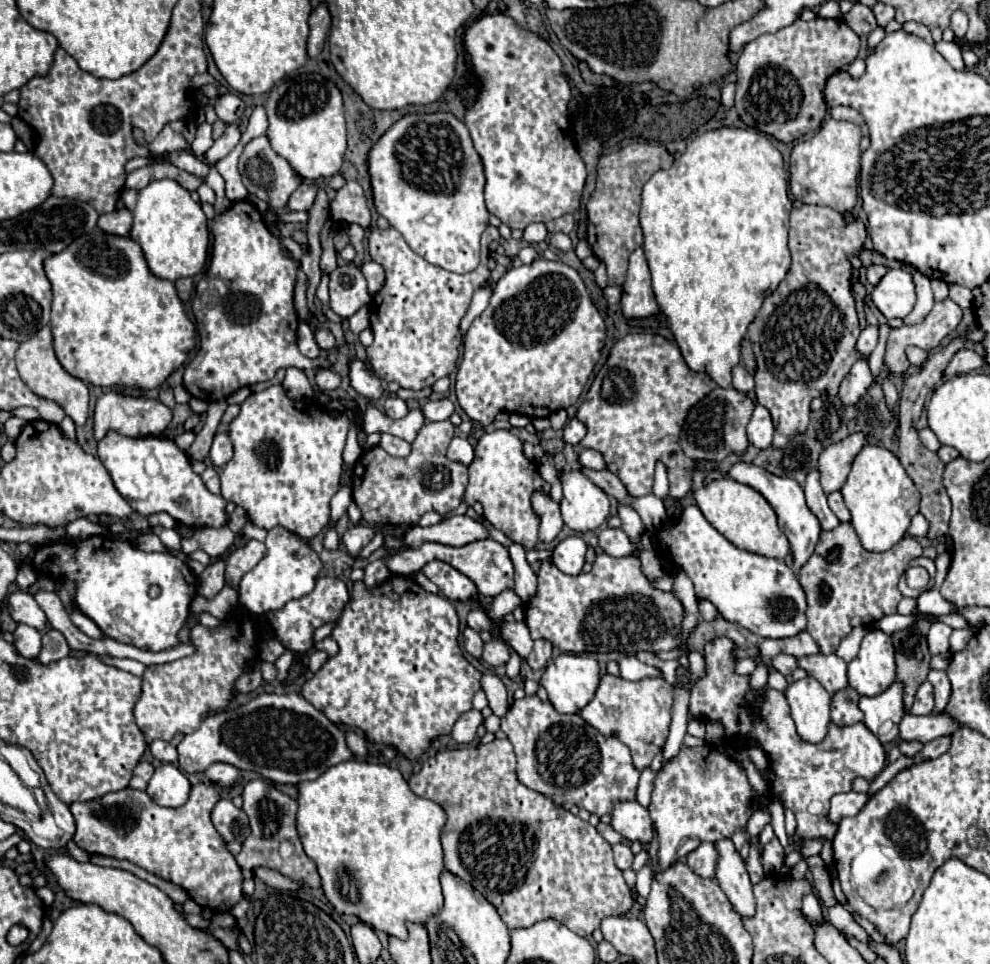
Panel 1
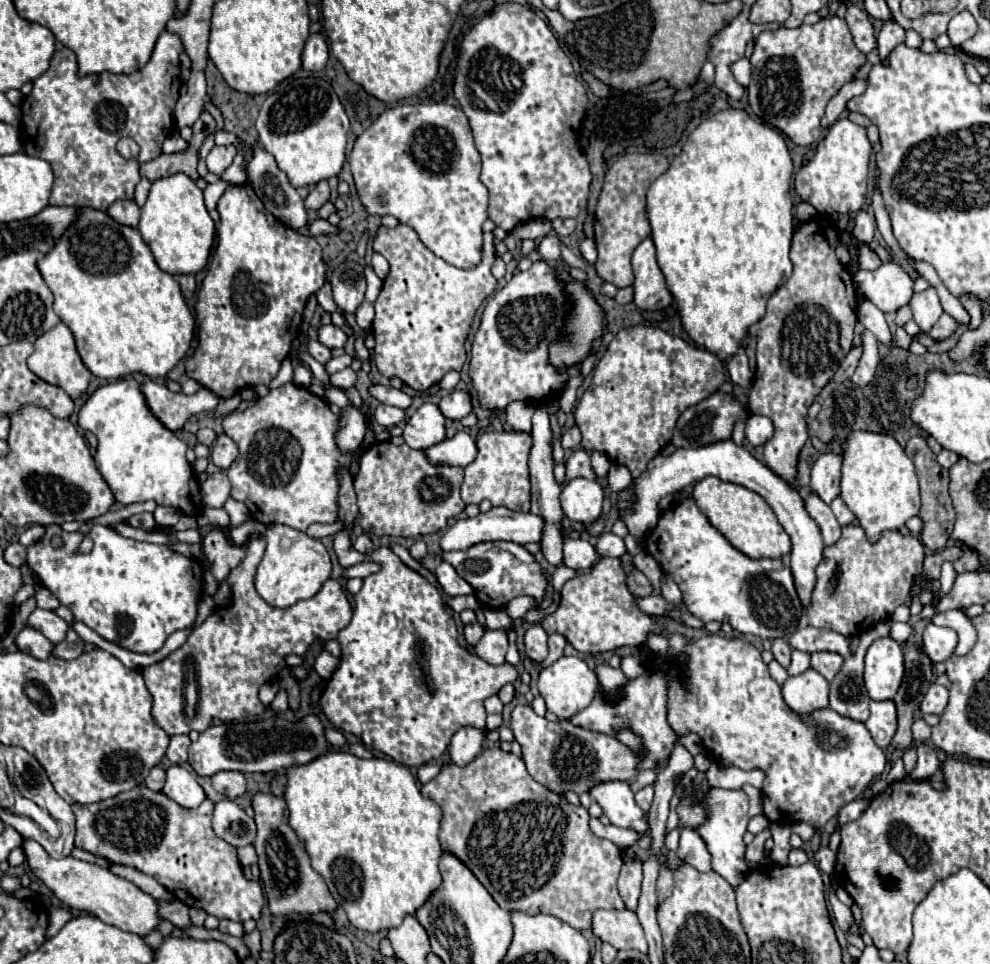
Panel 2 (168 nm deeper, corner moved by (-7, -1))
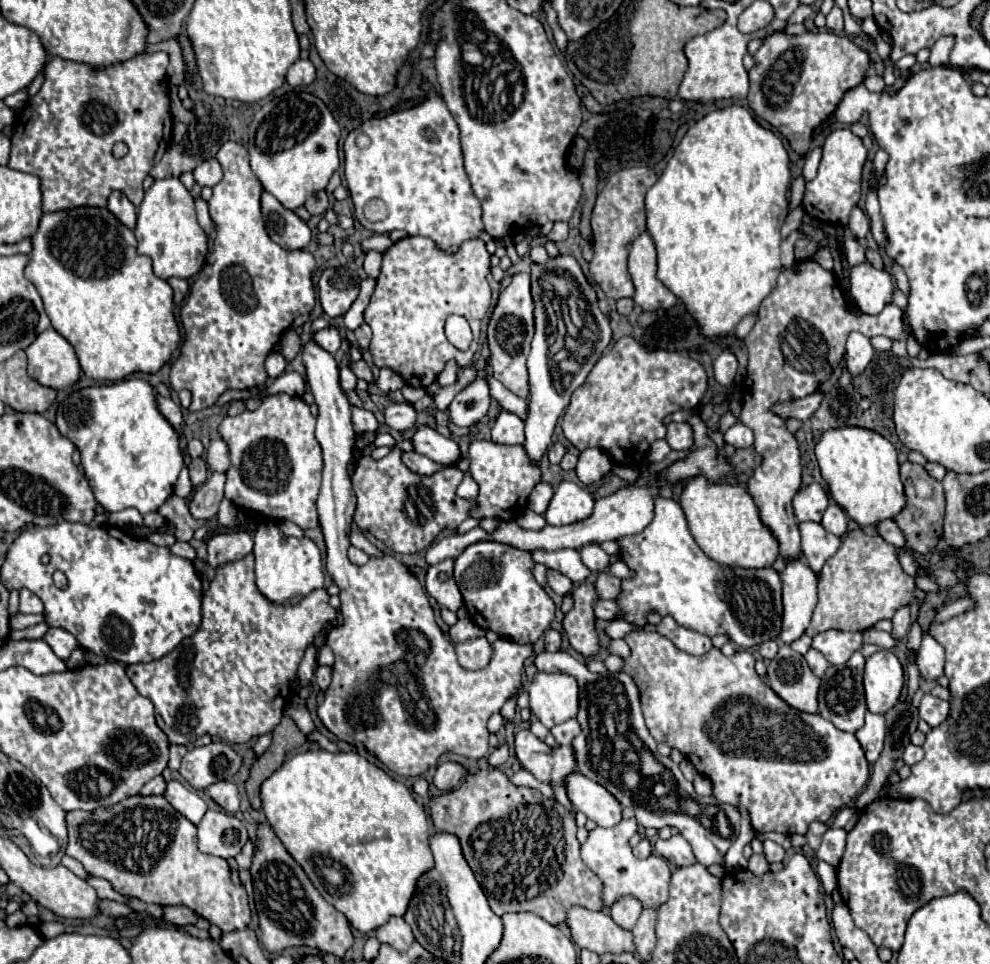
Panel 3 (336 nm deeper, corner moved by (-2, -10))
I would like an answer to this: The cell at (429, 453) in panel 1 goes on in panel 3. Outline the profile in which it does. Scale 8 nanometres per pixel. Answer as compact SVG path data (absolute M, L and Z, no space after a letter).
M400 448L390 450L382 460L362 456L352 474L352 490L358 498L354 522L360 530L370 532L394 552L410 554L424 550L442 530L456 530L458 524L464 522L478 506L474 498L464 500L456 494L462 476L464 474L458 468L442 468L432 476L414 474L404 466Z

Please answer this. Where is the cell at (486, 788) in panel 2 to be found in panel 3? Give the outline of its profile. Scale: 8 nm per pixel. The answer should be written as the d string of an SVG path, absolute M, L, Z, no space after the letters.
M486 768L466 776L460 788L432 798L430 818L436 832L452 832L460 838L464 858L468 860L476 880L480 882L490 908L502 916L506 912L534 912L550 924L564 922L566 910L584 906L588 910L602 910L602 884L596 874L580 860L580 844L576 840L574 816L556 800L542 796L532 788L514 786L502 770Z

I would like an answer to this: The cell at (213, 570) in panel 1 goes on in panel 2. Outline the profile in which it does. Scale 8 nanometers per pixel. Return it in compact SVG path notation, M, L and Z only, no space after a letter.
M213 529L203 539L203 553L211 565L211 573L217 583L223 583L231 569L235 569L245 557L243 547L235 547L221 529Z

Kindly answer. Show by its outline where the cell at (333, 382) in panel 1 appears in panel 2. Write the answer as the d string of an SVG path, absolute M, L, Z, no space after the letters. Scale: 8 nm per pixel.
M345 367L343 371L339 371L339 373L335 373L335 375L331 375L331 385L333 387L339 387L339 389L349 389L349 387L353 387L355 385L355 371L351 369L351 367Z

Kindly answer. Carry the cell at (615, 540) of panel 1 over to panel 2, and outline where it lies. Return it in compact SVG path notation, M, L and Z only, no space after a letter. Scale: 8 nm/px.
M601 533L599 543L597 543L595 549L603 557L623 557L627 553L623 539L615 533Z

